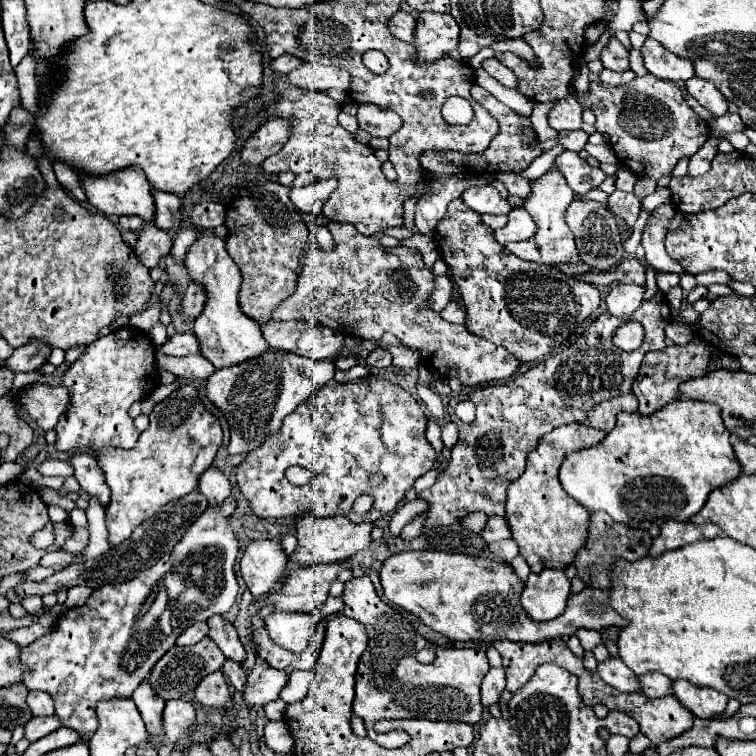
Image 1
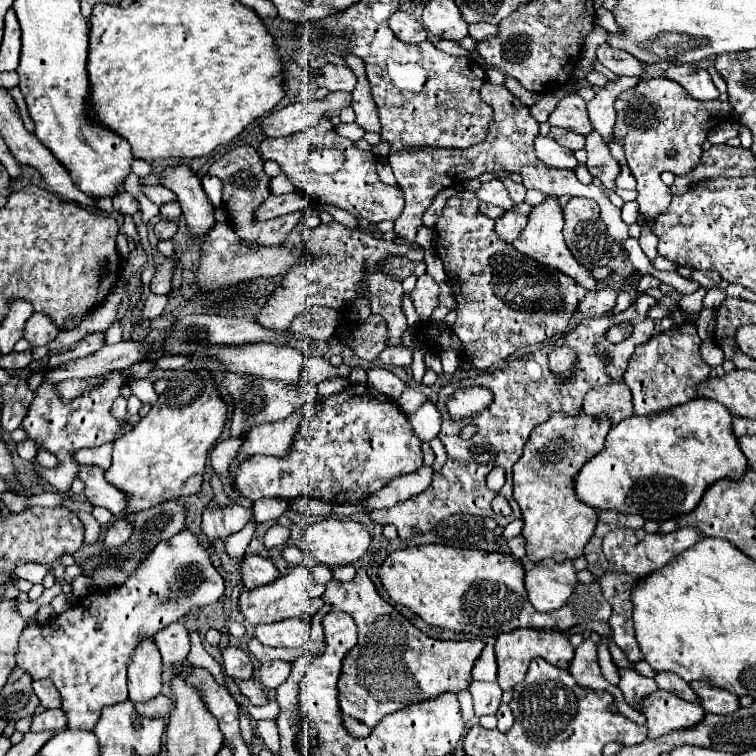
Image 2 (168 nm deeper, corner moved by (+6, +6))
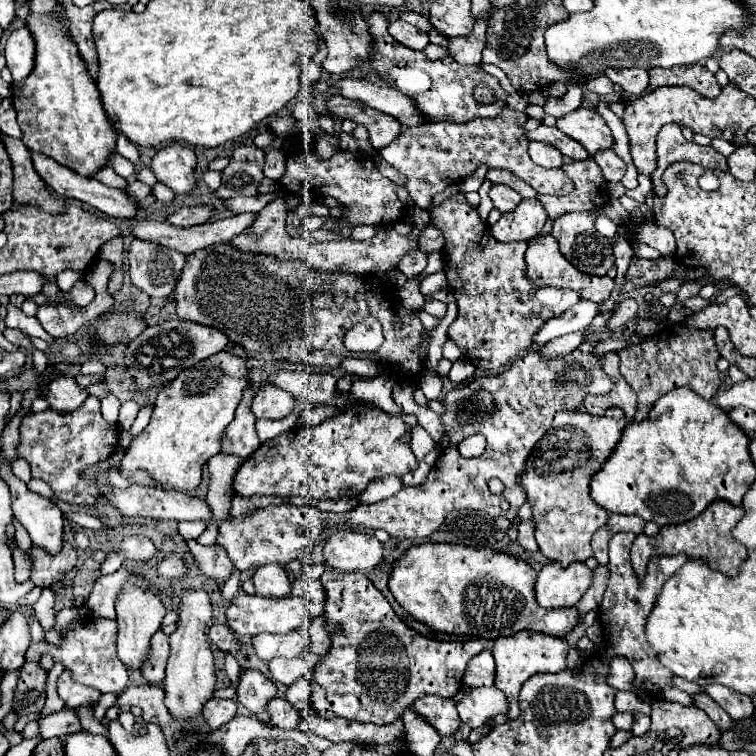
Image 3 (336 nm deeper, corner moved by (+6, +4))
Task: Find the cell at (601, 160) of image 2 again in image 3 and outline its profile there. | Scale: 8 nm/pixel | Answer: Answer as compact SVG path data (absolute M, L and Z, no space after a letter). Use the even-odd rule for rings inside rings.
M602 150L594 156L594 162L602 168L604 178L608 182L620 182L624 172L626 172L626 164L612 152L612 150Z

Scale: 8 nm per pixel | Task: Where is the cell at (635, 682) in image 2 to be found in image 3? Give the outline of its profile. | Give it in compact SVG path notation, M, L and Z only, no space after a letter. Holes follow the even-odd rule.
M634 714L634 726L632 726L632 736L644 736L650 730L650 716L646 714Z

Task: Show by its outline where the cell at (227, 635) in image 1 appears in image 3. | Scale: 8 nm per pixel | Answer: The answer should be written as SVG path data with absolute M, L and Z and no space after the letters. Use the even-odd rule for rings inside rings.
M242 670L238 680L238 702L244 704L254 716L262 718L270 726L270 714L266 712L268 700L278 696L272 680L256 670Z

